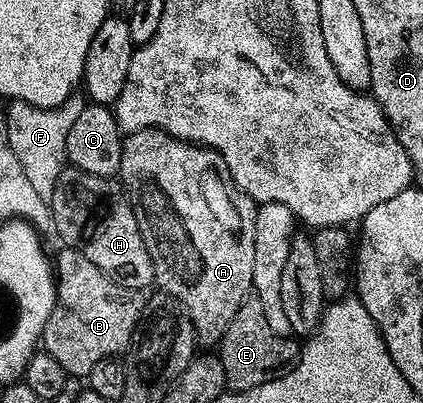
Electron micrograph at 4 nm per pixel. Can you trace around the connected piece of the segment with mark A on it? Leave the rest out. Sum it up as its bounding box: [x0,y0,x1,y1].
[118,128,258,345]

